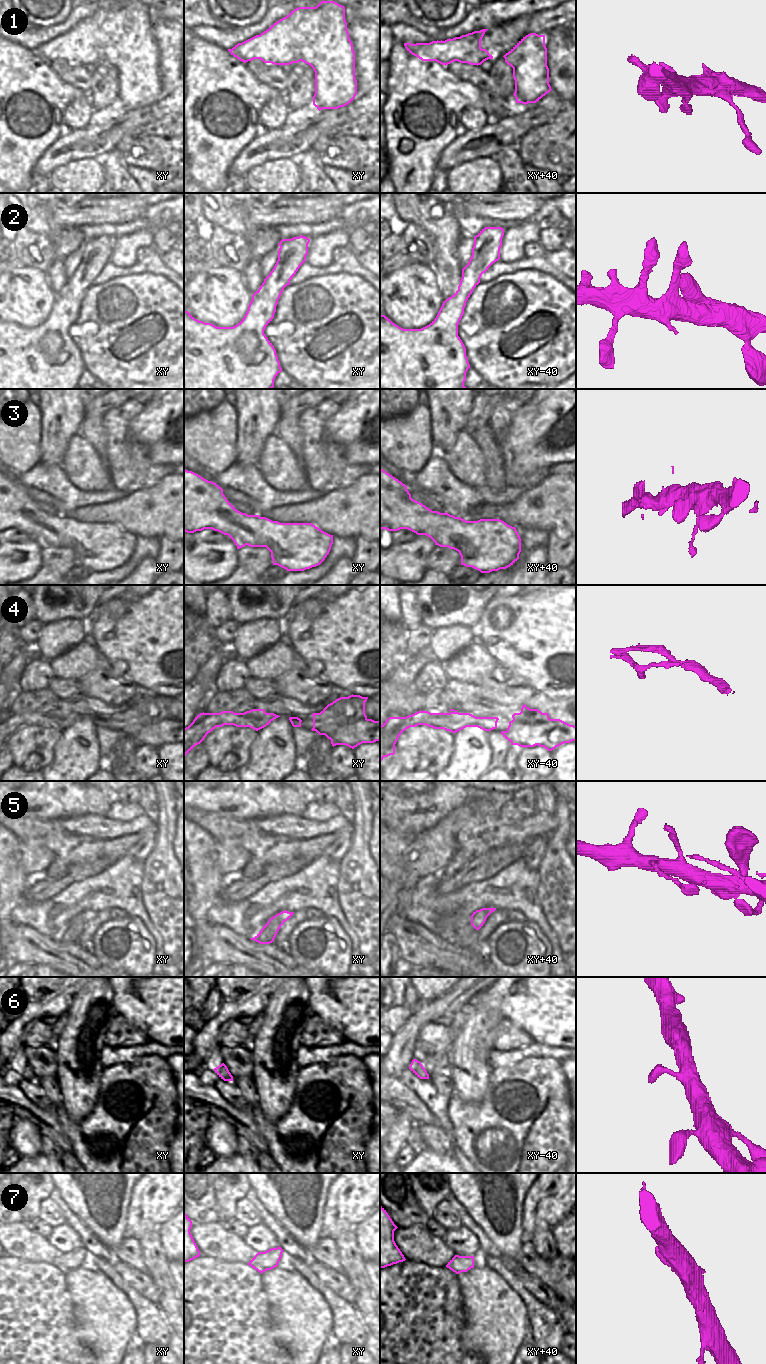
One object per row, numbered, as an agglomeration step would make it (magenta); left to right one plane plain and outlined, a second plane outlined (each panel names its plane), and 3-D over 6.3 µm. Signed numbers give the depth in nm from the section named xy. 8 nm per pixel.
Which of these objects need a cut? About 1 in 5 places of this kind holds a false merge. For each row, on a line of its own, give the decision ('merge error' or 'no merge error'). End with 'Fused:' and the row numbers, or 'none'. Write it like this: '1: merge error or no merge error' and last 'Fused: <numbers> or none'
1: no merge error
2: no merge error
3: no merge error
4: merge error
5: no merge error
6: no merge error
7: no merge error
Fused: 4

